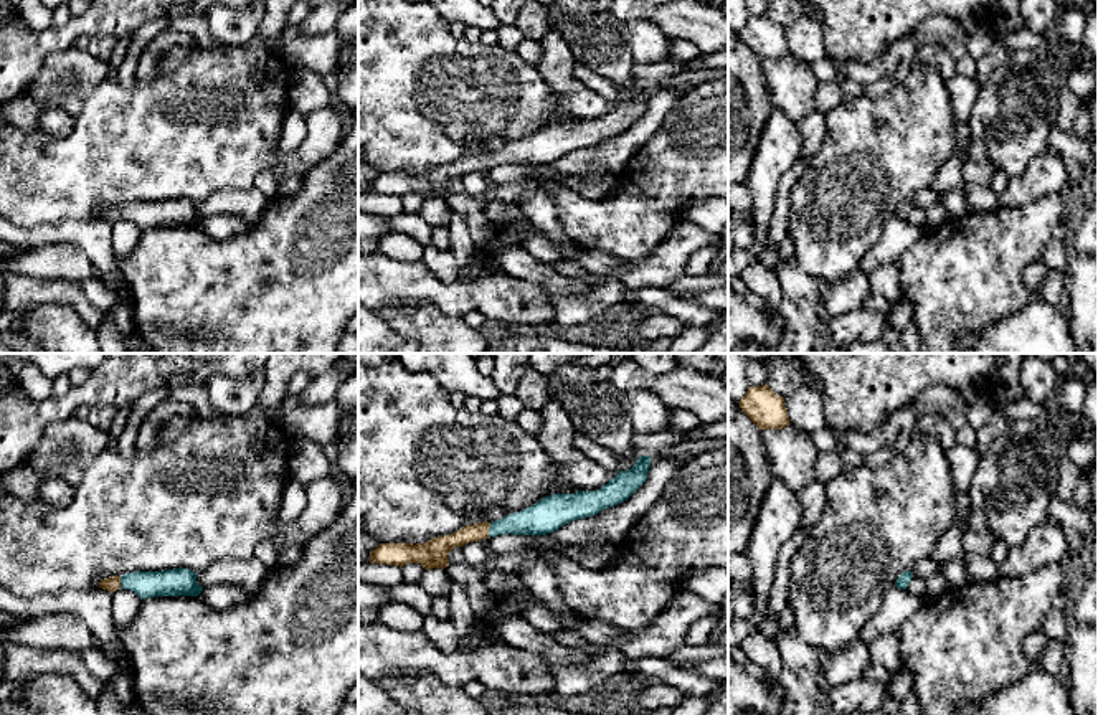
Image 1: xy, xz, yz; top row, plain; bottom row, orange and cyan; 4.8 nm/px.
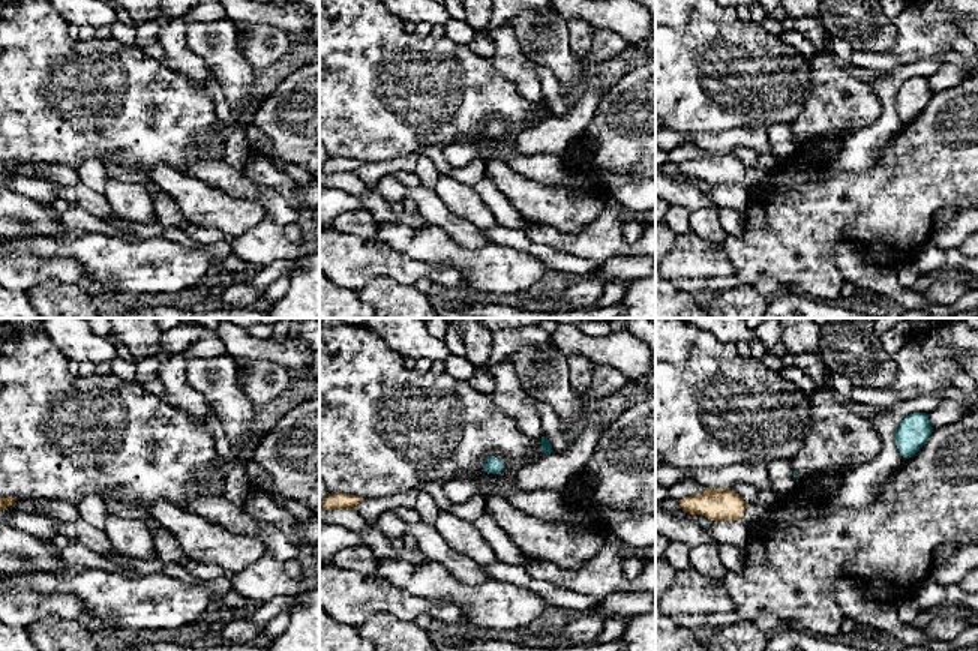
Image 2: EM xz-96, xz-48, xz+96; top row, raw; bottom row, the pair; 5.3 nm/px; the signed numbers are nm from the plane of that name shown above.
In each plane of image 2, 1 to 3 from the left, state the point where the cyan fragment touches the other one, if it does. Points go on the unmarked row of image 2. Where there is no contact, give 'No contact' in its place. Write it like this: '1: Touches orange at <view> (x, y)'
1: No contact
2: No contact
3: No contact

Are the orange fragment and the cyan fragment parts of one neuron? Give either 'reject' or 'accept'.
accept

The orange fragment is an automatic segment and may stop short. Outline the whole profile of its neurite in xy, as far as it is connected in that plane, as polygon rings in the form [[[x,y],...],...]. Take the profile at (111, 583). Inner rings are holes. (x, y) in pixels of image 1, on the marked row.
[[[187,568],[163,571],[134,571],[122,576],[109,576],[99,581],[99,588],[114,593],[116,590],[130,590],[145,598],[155,596],[198,596],[203,586],[196,583],[196,573]]]

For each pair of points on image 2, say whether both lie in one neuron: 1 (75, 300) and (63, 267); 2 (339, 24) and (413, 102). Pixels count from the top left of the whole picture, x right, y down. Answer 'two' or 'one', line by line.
1: two
2: one

